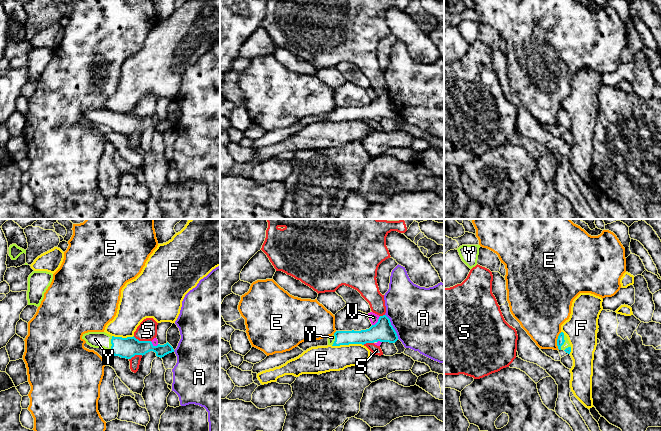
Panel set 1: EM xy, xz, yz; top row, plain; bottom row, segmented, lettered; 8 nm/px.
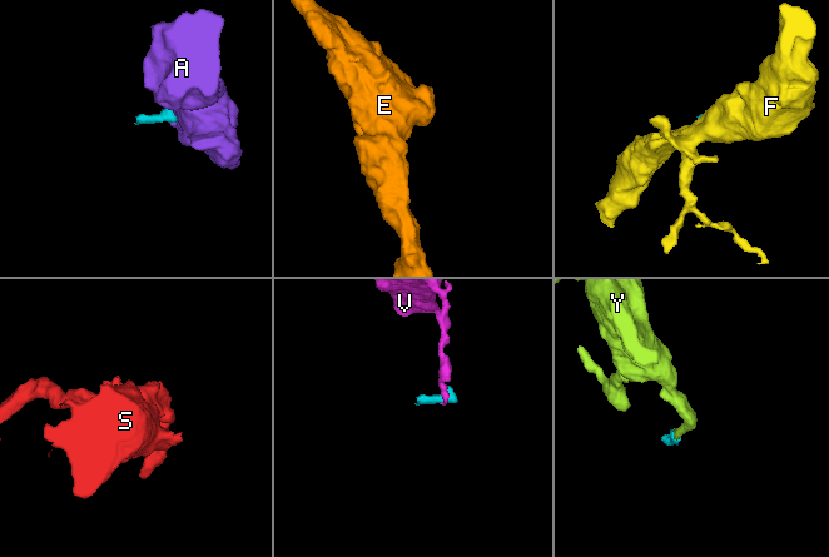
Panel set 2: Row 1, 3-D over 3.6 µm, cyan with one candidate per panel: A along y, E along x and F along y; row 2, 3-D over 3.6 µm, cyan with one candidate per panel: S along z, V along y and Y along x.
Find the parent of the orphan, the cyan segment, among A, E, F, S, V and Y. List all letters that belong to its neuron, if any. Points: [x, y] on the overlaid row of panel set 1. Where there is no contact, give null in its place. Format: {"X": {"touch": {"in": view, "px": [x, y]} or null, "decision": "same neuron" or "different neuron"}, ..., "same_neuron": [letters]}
{"A": {"touch": {"in": "xz", "px": [392, 326]}, "decision": "different neuron"}, "E": {"touch": {"in": "yz", "px": [557, 341]}, "decision": "different neuron"}, "F": {"touch": {"in": "xz", "px": [347, 344]}, "decision": "different neuron"}, "S": {"touch": {"in": "xy", "px": [142, 341]}, "decision": "different neuron"}, "V": {"touch": {"in": "xz", "px": [378, 321]}, "decision": "different neuron"}, "Y": {"touch": {"in": "xy", "px": [111, 343]}, "decision": "same neuron"}, "same_neuron": ["Y"]}

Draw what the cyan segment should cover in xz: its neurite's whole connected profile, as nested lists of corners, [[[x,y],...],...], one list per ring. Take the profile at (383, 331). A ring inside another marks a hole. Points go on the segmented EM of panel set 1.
[[[380,316],[378,322],[369,329],[361,331],[336,331],[328,337],[328,345],[340,346],[349,344],[366,344],[374,342],[395,343],[398,340],[397,333],[391,325],[390,319]]]

